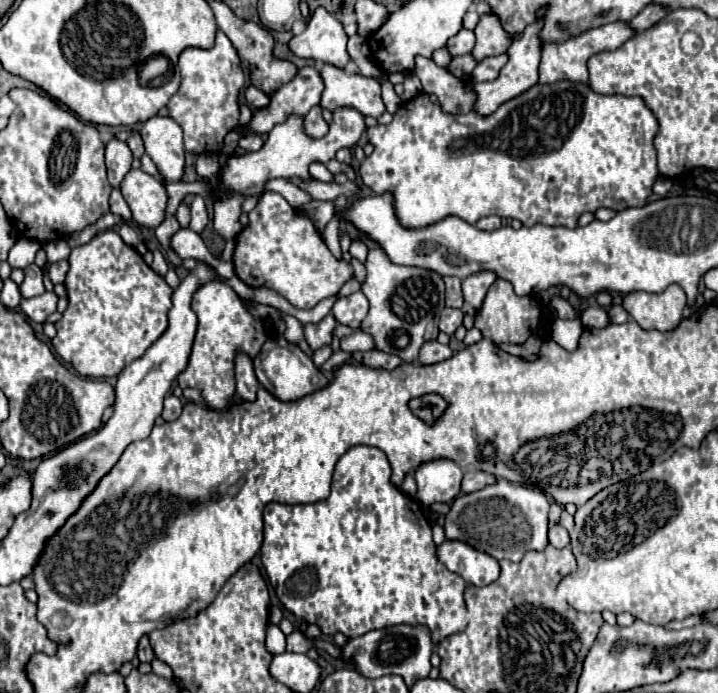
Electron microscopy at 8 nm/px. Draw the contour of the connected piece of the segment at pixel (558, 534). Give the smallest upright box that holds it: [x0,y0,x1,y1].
[549,523,569,549]

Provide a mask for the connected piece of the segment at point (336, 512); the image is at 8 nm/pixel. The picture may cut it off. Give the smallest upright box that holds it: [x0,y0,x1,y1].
[261,447,469,645]

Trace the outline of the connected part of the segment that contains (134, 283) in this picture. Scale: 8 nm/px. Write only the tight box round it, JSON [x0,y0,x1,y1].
[51,231,173,377]

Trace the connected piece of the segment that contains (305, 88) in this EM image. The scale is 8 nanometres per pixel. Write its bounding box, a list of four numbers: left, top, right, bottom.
[247,67,323,133]

